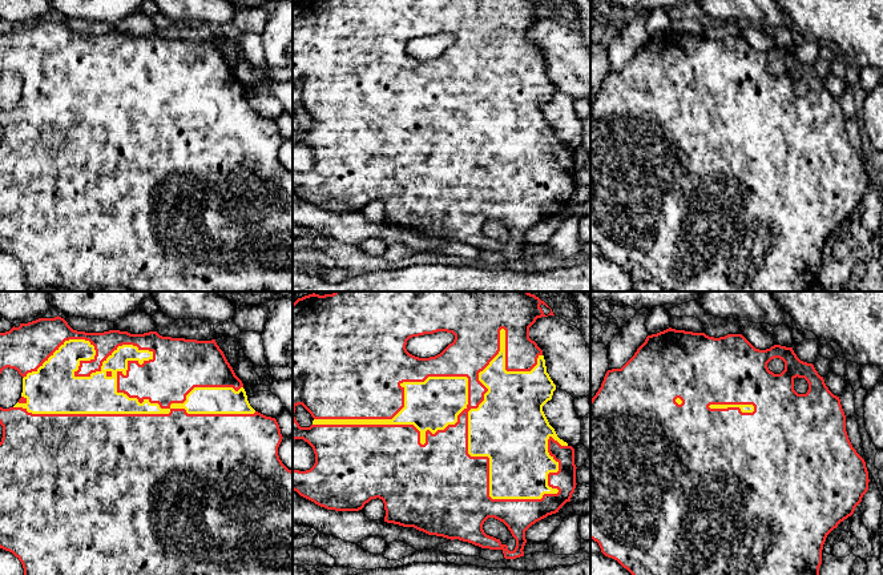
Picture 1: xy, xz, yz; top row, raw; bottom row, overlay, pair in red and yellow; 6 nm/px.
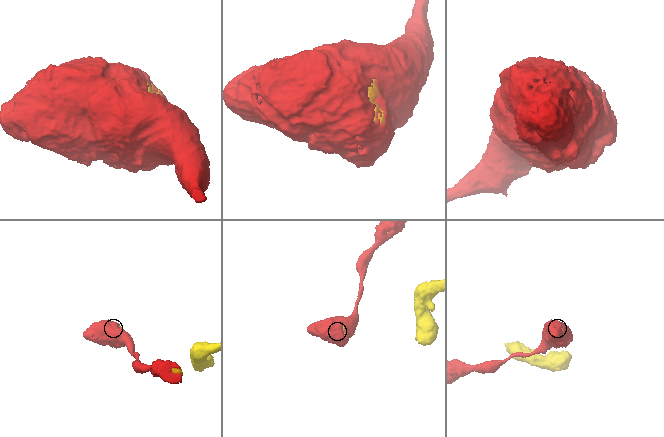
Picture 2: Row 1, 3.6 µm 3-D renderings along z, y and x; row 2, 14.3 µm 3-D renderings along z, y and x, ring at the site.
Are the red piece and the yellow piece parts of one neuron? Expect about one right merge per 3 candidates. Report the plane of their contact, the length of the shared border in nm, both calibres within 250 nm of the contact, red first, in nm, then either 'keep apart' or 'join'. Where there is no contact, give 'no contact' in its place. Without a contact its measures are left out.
meets red in xy; contact 1400 nm long; 500 nm thick on the red side, 220 nm on the other; join

